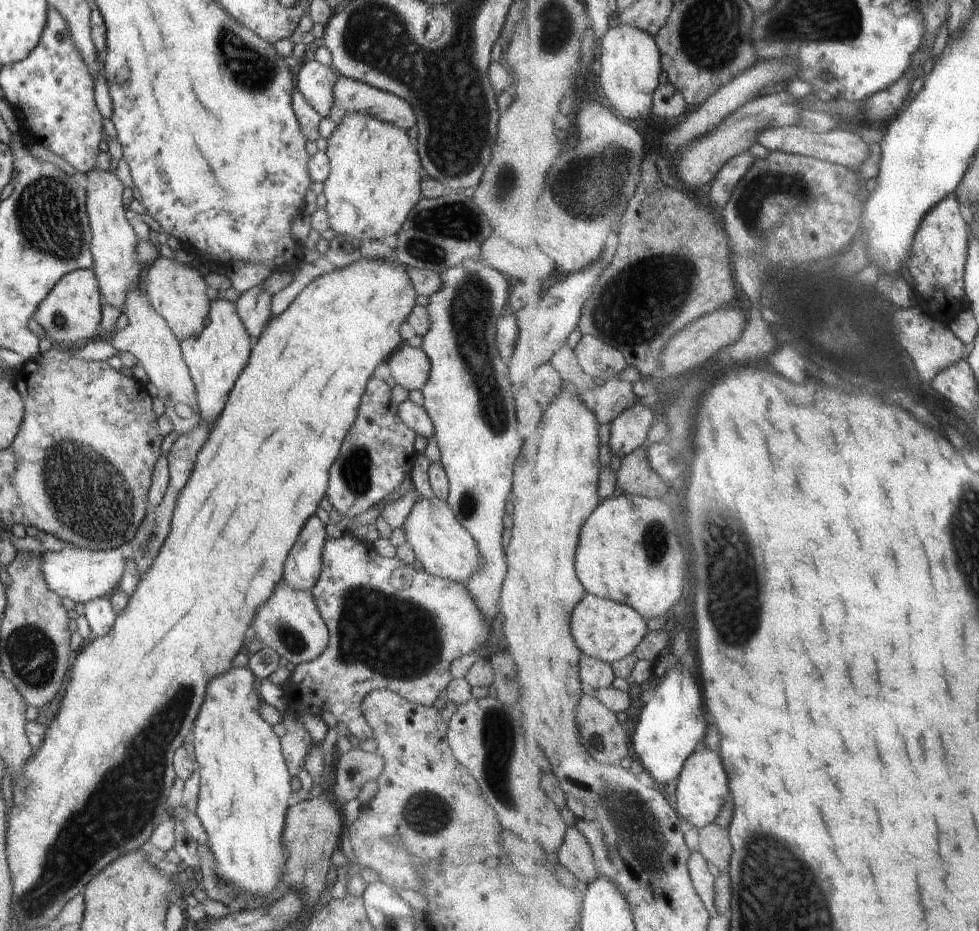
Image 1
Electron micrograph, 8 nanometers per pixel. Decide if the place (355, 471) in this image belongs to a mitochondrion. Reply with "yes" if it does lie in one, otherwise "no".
yes

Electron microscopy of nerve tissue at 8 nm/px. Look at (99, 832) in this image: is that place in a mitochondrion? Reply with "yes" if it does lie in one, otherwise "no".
yes

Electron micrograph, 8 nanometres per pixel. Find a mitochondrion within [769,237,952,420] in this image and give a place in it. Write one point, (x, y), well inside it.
(858, 335)

